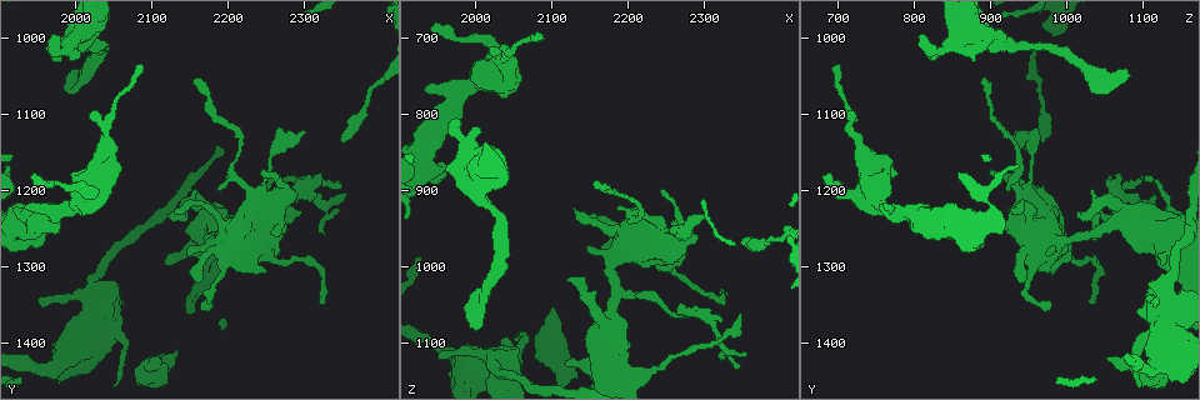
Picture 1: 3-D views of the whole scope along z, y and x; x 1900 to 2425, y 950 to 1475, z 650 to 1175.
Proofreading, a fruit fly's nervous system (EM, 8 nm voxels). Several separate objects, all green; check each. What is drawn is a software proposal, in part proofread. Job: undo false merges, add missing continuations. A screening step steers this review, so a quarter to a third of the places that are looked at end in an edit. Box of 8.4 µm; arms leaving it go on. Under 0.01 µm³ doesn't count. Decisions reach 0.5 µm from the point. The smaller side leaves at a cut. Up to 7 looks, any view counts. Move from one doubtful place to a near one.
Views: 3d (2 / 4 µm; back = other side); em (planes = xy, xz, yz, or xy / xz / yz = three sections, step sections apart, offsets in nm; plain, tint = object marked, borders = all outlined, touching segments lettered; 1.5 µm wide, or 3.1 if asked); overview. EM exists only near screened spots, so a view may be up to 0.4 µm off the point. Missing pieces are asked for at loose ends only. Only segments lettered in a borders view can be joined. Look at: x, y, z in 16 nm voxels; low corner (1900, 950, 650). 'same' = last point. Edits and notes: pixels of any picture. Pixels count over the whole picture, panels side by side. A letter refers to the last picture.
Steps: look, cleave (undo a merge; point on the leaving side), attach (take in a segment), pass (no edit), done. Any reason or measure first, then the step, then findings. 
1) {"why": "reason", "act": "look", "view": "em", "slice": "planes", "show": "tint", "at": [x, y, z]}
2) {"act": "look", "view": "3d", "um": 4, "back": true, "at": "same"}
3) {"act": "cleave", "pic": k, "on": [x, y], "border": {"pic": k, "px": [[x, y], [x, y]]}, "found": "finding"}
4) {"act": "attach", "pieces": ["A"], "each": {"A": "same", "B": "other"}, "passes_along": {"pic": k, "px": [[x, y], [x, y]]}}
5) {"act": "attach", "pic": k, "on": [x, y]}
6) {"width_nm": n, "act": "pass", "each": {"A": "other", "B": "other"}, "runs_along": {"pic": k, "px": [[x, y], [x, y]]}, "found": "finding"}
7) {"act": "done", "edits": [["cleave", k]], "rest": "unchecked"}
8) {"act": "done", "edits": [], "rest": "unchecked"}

{"why": "end of a long branch", "act": "look", "view": "3d", "um": 2, "back": true, "at": [1990, 1040, 1080]}

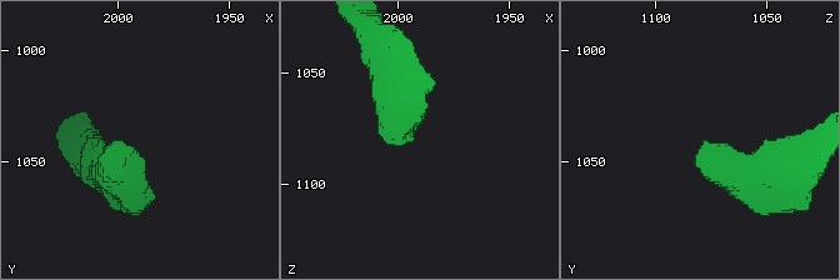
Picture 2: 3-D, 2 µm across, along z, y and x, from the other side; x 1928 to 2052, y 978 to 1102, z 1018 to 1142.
{"act": "look", "view": "em", "slice": "planes", "show": "tint", "at": [1995, 1044, 1082]}

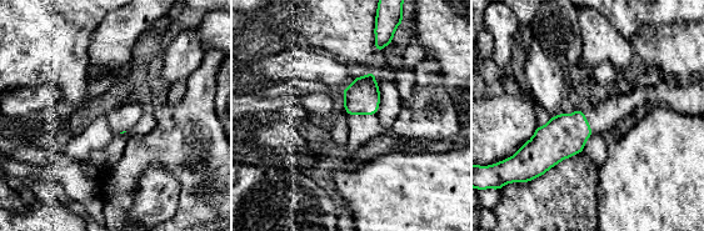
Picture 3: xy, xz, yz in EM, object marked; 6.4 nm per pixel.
{"act": "look", "view": "em", "slice": "planes", "show": "borders", "at": "same"}

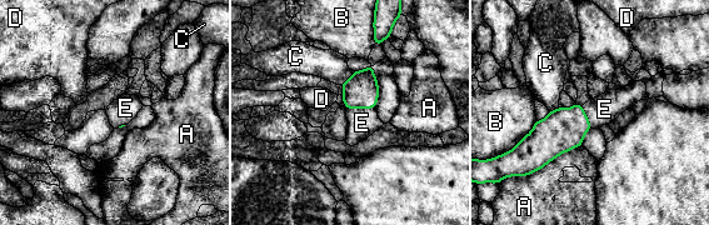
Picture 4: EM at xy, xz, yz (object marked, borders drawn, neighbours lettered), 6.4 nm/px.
{"act": "attach", "pieces": ["E"], "each": {"A": "other", "B": "other", "C": "other", "D": "other", "E": "same"}, "passes_along": {"pic": 4, "px": [[362, 90], [360, 108], [362, 123]]}, "found": "it goes on there"}

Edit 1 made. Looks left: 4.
{"why": "see it whole again", "act": "look", "view": "overview"}

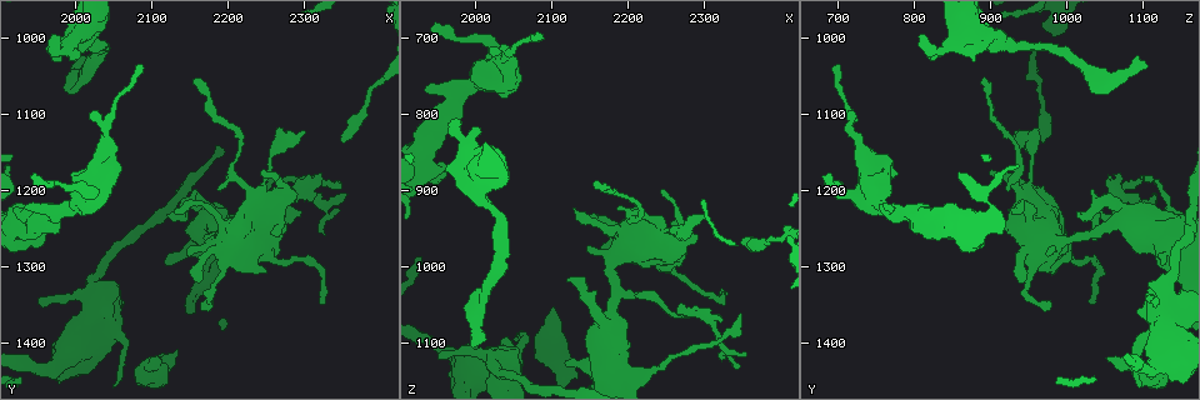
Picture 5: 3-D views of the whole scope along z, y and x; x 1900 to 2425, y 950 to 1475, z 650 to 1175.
{"why": "long arm stops here", "act": "look", "view": "3d", "um": 4, "at": [2350, 1195, 1070]}

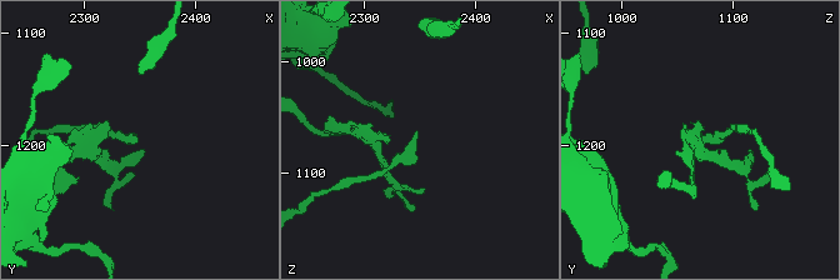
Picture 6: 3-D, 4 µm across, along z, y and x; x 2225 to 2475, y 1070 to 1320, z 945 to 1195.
{"act": "look", "view": "em", "slice": "planes", "show": "borders", "at": [2348, 1196, 1068]}

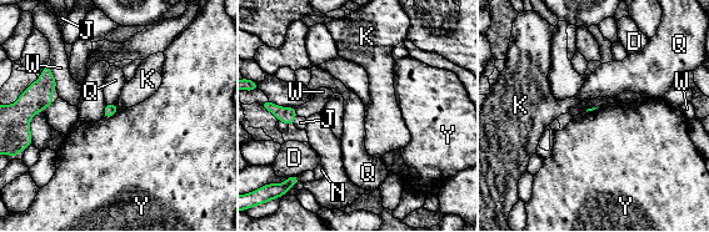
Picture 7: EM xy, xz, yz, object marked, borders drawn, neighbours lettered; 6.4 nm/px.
{"longest_contact_nm": ["W", 130], "act": "pass", "each": {"D": "other", "J": "other", "K": "other", "N": "other", "Q": "other", "W": "other", "Y": "other"}, "border": {"pic": 7, "px": [[119, 106], [110, 116], [104, 119]]}, "found": "no lettered segment goes on from it"}

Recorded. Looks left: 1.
{"why": "branch stops here", "act": "look", "view": "em", "slice": "planes", "show": "borders", "at": [2100, 1415, 1050]}

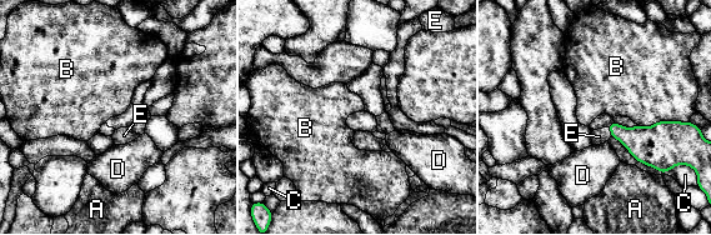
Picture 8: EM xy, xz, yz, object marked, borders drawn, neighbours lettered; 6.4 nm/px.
{"act": "attach", "pieces": ["E"], "each": {"A": "other", "B": "other", "C": "other", "D": "other", "E": "same"}, "passes_along": {"pic": 8, "px": [[645, 144], [610, 130], [599, 136]]}, "found": "it goes on there"}

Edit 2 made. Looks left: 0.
{"act": "done", "edits": [["attach", 4], ["attach", 8]], "rest": "unchecked"}

